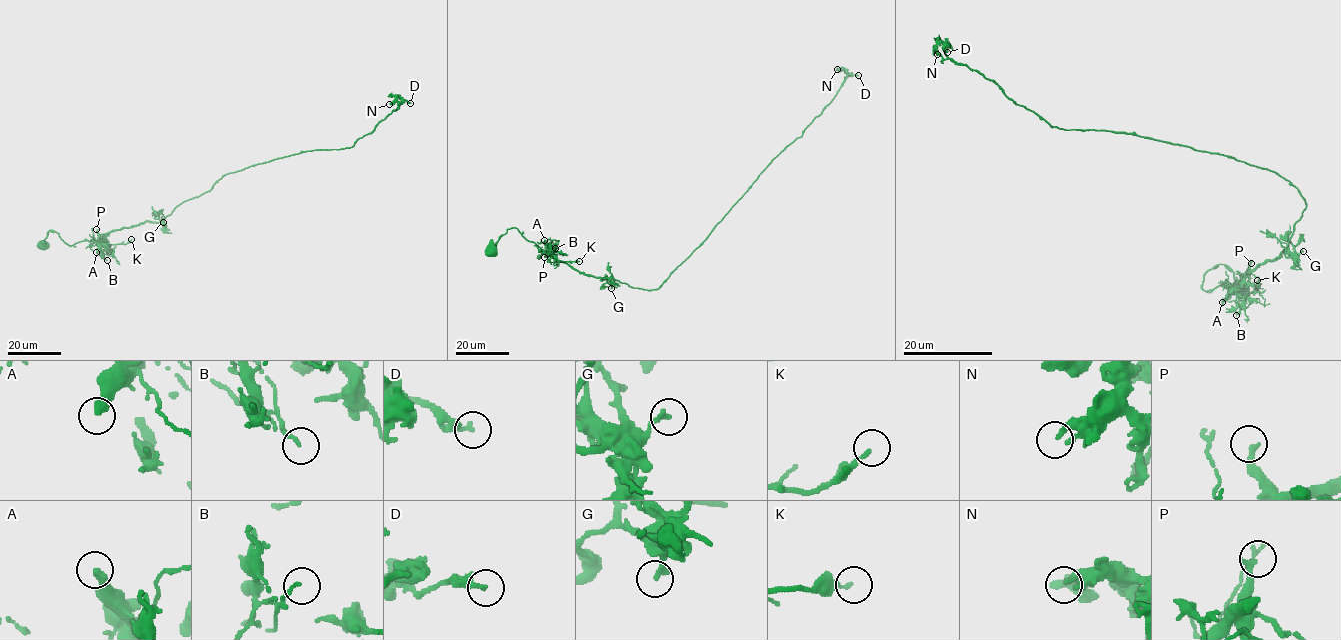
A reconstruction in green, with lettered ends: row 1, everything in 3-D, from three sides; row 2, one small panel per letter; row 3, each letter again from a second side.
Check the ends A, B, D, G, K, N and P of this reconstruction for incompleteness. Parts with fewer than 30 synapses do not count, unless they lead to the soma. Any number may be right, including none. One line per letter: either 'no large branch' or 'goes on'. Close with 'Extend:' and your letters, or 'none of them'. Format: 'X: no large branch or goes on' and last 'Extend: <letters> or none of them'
A: goes on
B: no large branch
D: no large branch
G: no large branch
K: no large branch
N: no large branch
P: no large branch
Extend: A

